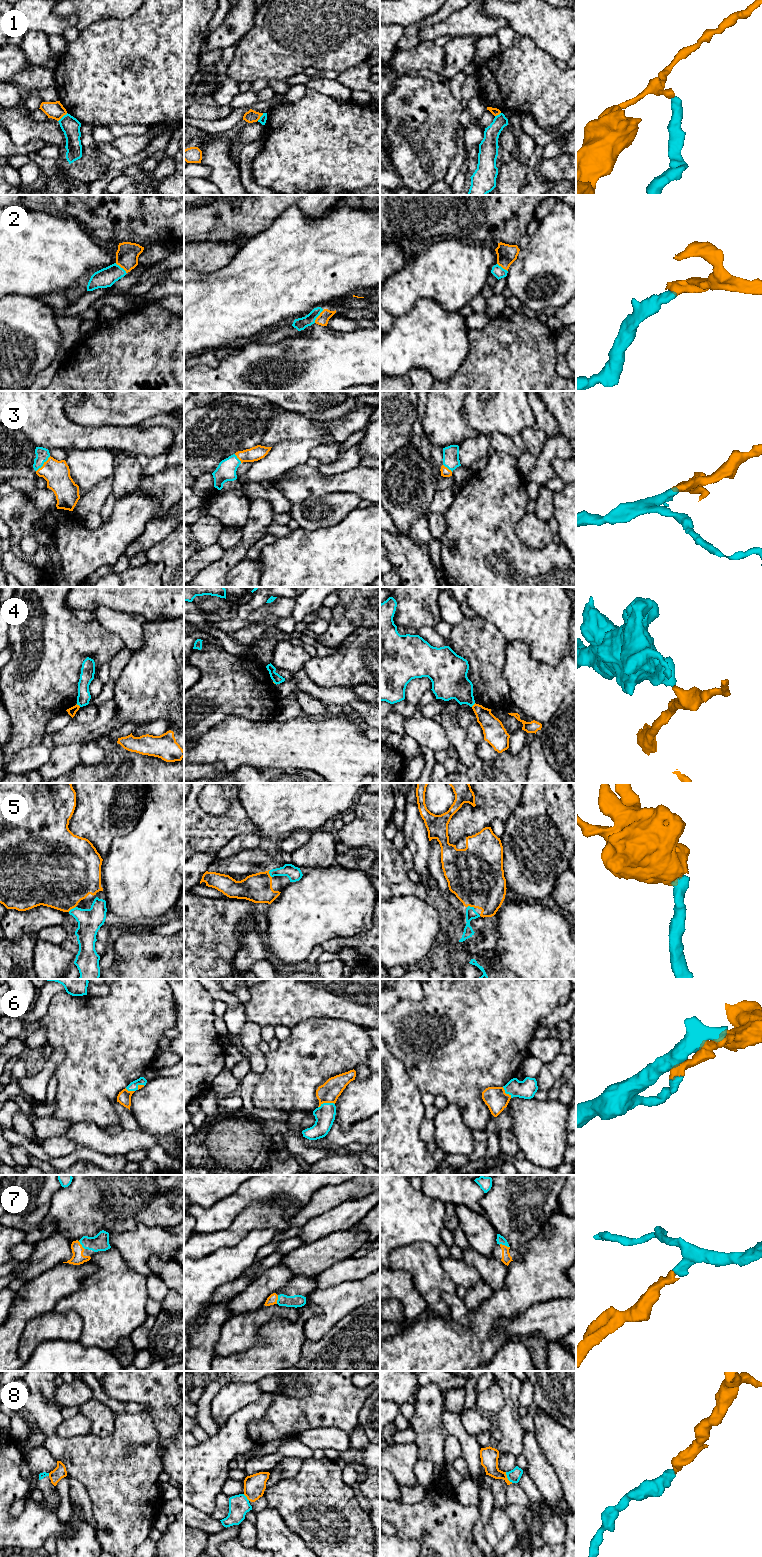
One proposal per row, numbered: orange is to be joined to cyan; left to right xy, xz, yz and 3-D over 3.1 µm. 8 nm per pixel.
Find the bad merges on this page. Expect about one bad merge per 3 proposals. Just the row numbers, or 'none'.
1, 4, 8

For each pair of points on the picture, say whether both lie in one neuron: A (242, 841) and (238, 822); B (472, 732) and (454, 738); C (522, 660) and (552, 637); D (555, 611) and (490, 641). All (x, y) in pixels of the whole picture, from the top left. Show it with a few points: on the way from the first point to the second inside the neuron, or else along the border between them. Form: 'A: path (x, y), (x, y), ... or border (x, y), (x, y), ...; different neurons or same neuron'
A: border (254, 831), (237, 834), (220, 847); different neurons
B: border (465, 728), (467, 736), (476, 745); different neurons
C: border (510, 642), (523, 640), (535, 659), (551, 666); different neurons
D: border (486, 619), (499, 630), (507, 641); different neurons

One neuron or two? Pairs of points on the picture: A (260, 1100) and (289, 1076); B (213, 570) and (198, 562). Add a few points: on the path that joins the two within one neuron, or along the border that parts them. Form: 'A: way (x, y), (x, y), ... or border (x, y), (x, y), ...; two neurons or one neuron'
A: way (267, 1095), (282, 1083); one neuron
B: border (225, 552), (218, 559), (203, 567), (194, 576); two neurons

